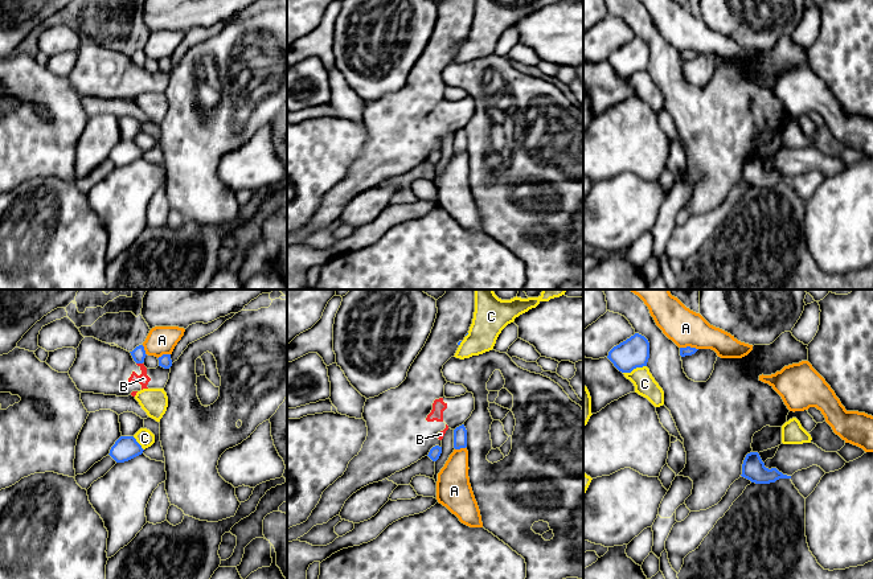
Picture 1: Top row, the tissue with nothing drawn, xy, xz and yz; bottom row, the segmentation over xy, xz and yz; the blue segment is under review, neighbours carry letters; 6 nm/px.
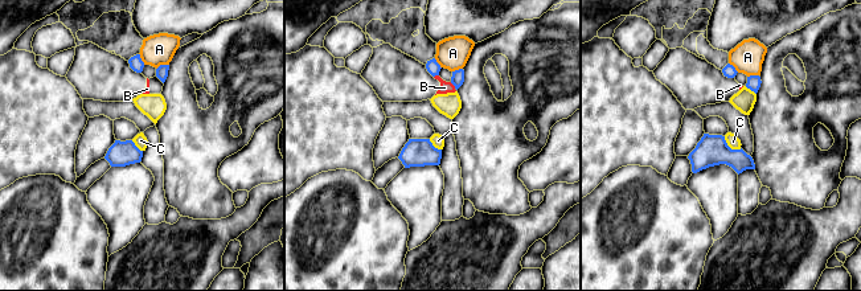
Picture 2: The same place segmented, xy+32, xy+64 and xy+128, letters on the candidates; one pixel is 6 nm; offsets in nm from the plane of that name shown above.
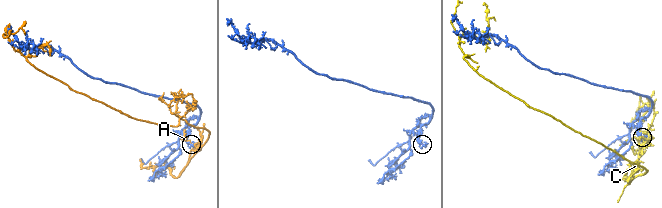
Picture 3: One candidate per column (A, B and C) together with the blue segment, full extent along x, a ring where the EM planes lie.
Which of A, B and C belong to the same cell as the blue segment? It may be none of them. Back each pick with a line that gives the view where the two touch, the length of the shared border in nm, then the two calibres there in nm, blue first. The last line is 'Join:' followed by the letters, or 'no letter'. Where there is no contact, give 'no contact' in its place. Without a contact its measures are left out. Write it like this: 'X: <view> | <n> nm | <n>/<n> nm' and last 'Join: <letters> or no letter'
Join: no letter

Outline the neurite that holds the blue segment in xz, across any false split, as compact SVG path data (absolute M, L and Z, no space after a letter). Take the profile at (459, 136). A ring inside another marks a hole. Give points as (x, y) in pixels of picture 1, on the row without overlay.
M464 128L454 134L454 152L460 153L467 151L467 134Z

